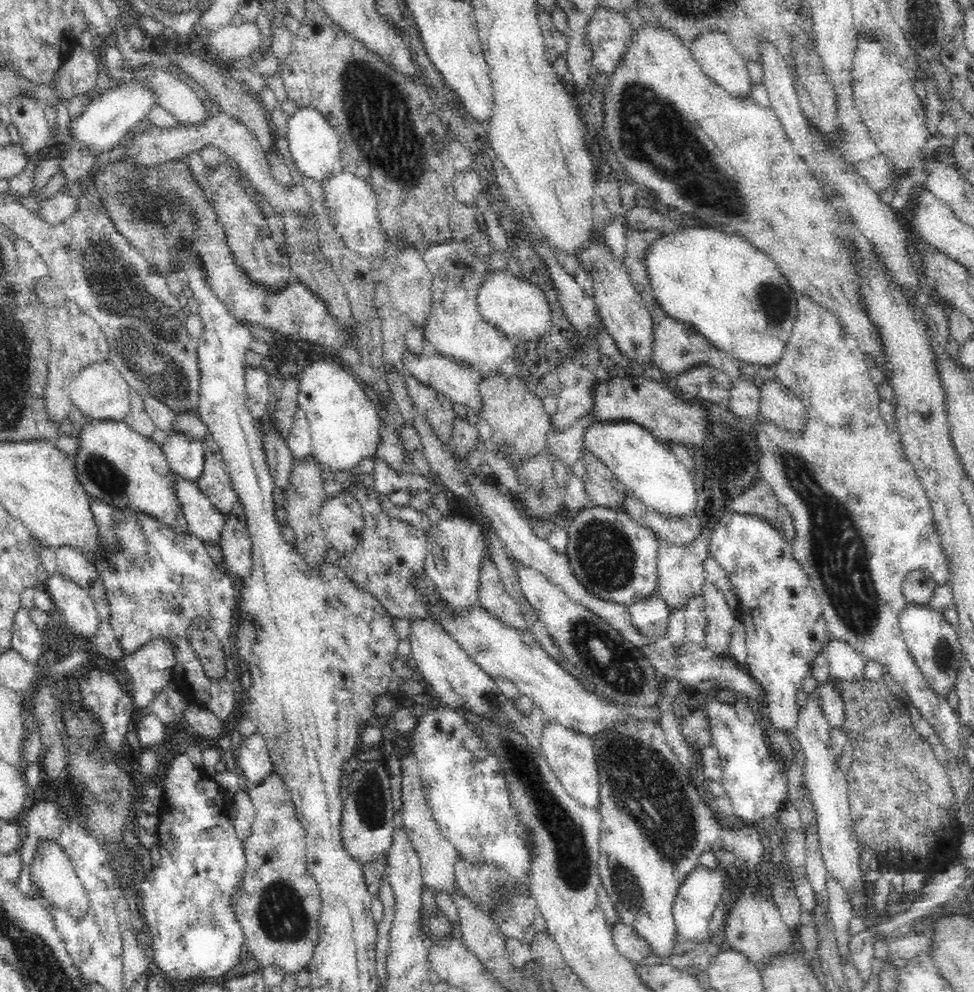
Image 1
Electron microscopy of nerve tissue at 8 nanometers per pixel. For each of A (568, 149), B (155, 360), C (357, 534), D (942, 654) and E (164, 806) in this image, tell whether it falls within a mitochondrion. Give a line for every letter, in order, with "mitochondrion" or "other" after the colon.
A: other
B: mitochondrion
C: other
D: mitochondrion
E: other

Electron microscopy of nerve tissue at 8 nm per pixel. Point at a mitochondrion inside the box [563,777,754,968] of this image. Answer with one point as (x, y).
(633, 903)

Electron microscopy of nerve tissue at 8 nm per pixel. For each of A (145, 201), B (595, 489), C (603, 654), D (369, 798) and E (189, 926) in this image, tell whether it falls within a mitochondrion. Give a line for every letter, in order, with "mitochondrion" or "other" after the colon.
A: mitochondrion
B: other
C: mitochondrion
D: mitochondrion
E: other

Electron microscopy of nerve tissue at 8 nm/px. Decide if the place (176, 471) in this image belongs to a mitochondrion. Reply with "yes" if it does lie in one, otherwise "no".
no

